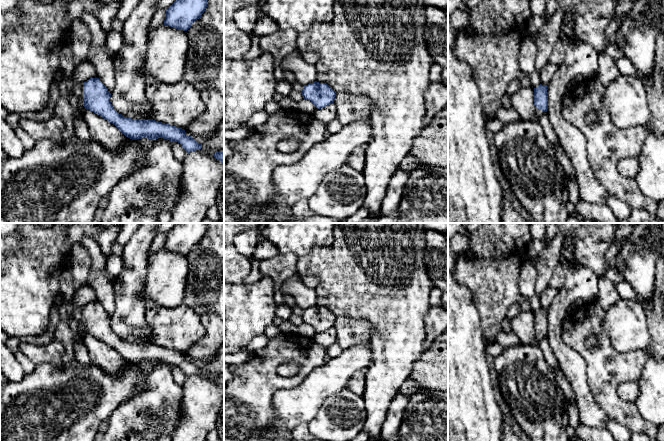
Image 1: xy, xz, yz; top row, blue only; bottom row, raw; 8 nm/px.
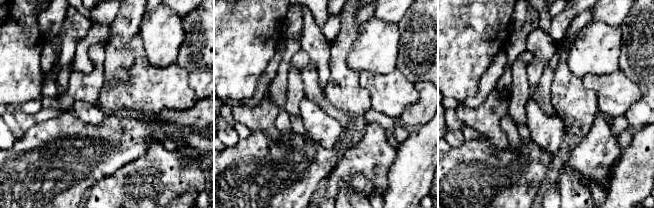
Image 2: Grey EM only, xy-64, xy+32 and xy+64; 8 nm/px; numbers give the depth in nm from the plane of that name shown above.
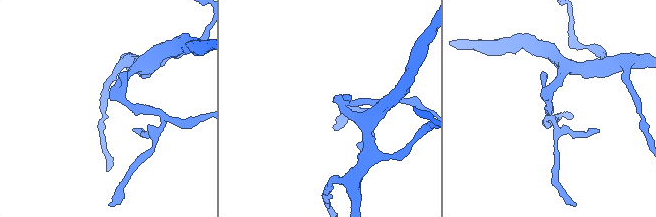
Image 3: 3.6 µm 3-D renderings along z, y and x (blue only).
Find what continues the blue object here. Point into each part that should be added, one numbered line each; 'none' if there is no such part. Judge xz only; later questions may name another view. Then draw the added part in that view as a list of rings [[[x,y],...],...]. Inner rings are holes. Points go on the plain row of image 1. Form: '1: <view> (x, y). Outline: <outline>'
none

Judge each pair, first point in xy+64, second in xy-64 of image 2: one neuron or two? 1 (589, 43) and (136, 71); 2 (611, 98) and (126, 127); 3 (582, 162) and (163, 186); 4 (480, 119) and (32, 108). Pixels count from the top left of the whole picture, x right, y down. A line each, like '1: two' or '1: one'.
1: two
2: two
3: one
4: two

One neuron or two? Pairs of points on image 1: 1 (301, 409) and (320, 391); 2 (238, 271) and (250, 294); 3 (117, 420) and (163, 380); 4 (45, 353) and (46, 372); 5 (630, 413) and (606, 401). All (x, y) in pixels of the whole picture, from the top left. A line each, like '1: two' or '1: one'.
1: one
2: two
3: one
4: two
5: one

